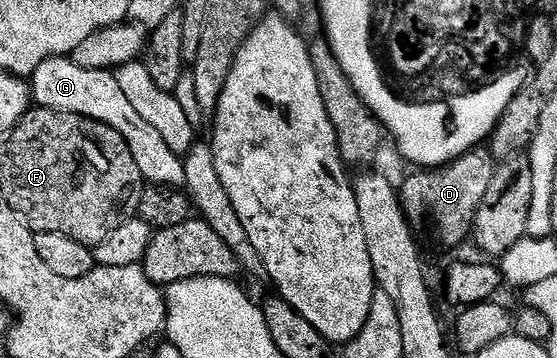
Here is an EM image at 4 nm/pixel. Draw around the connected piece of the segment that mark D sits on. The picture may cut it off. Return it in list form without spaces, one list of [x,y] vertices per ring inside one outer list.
[[[478,147],[457,157],[448,165],[425,167],[413,171],[402,185],[399,185],[399,196],[405,216],[410,222],[418,223],[430,213],[433,225],[437,228],[437,237],[450,251],[456,250],[470,240],[473,231],[473,220],[479,211],[479,203],[483,203],[483,195],[487,195],[487,187],[491,187],[491,179],[495,175],[498,162],[488,148]]]

